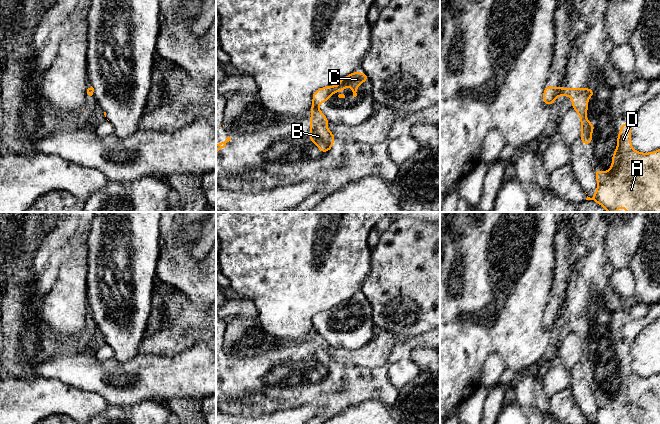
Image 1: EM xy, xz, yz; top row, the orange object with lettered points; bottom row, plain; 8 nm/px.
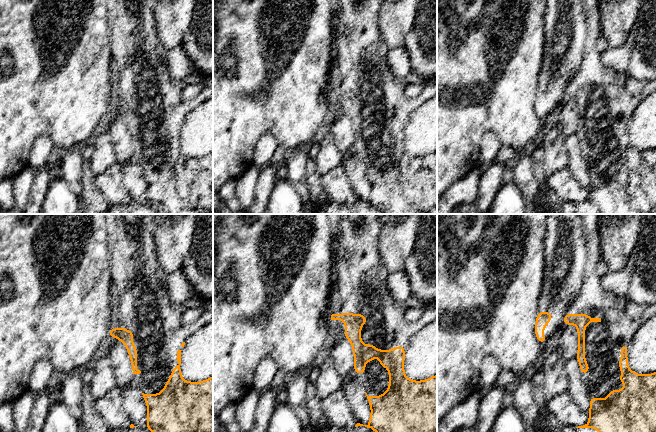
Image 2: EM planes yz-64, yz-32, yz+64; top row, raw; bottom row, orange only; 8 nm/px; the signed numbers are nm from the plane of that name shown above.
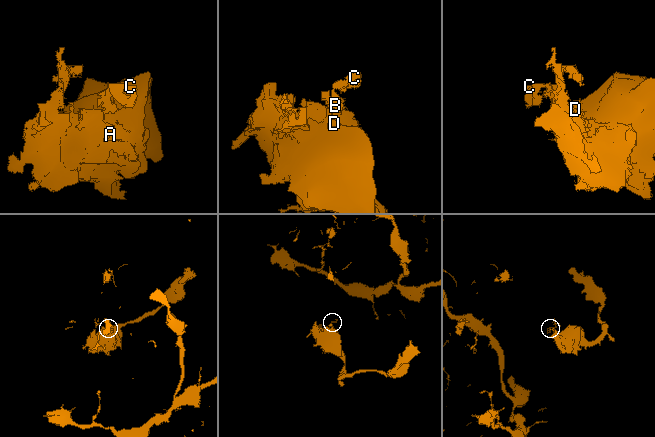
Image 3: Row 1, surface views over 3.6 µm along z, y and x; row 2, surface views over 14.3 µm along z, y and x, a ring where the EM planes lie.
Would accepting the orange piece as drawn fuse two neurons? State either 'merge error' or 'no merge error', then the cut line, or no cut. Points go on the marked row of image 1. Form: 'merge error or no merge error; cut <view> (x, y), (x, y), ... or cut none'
merge error; cut yz (560, 88), (557, 95)

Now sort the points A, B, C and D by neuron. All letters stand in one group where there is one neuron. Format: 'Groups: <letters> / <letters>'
Groups: A B D / C

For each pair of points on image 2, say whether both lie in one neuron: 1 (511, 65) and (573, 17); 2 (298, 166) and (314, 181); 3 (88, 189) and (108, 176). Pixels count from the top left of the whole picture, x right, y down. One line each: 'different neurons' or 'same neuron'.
1: different neurons
2: different neurons
3: different neurons

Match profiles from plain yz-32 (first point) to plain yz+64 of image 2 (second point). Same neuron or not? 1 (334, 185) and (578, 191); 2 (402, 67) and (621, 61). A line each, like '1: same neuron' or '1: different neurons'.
1: same neuron
2: same neuron

